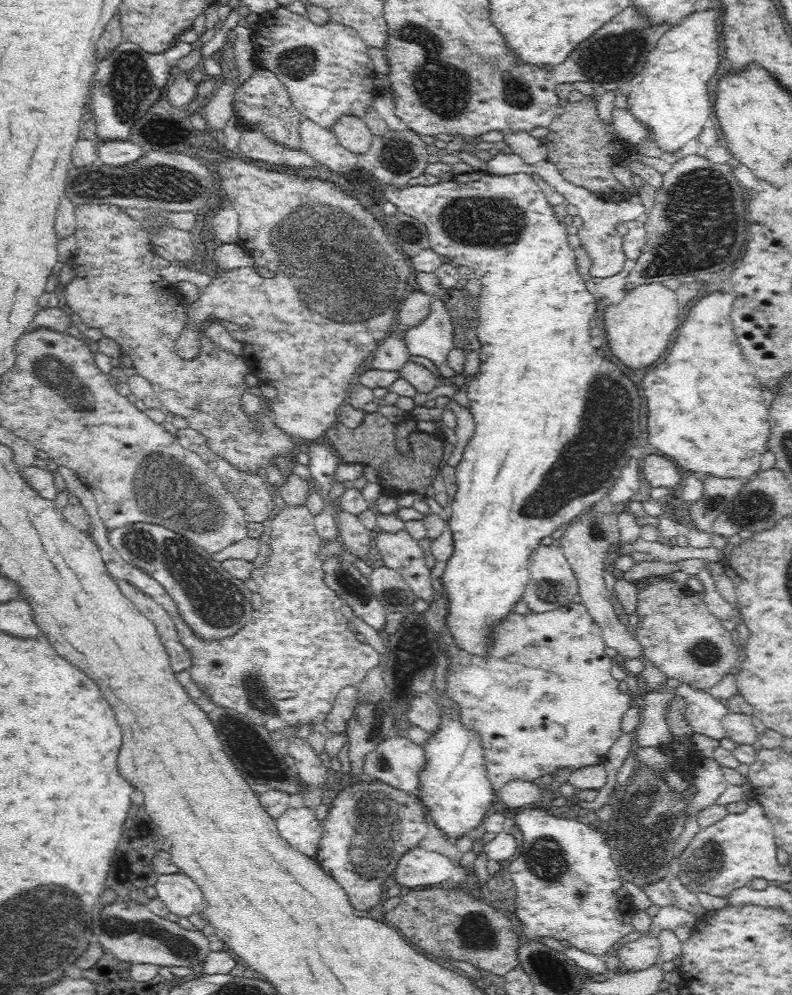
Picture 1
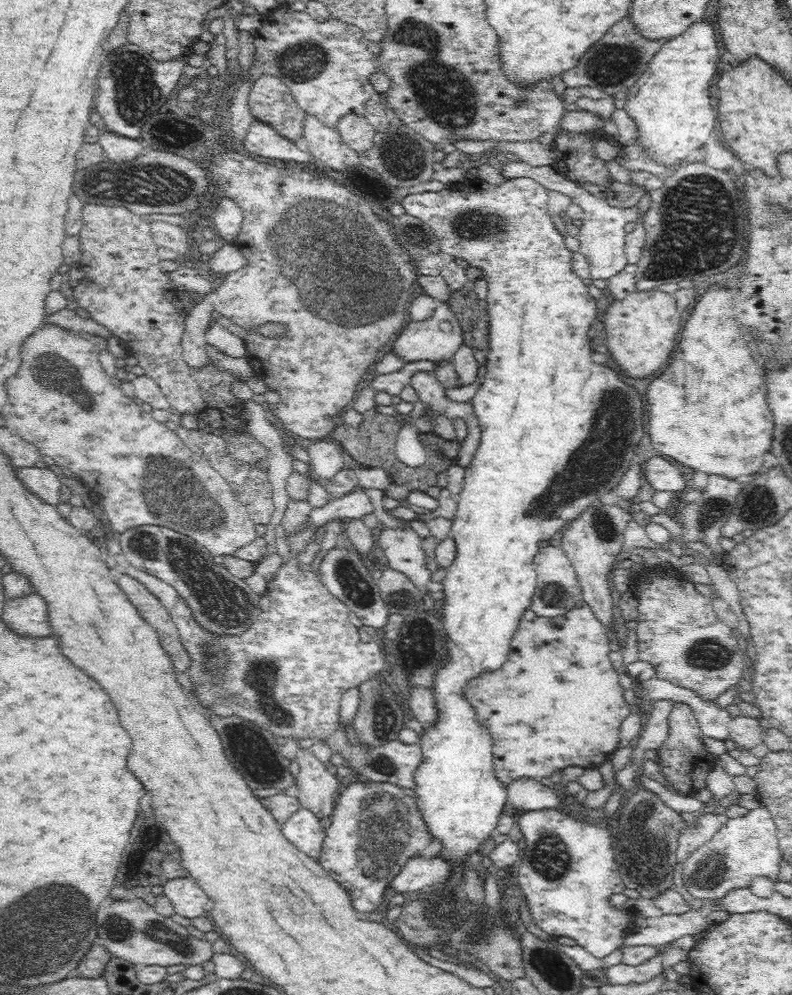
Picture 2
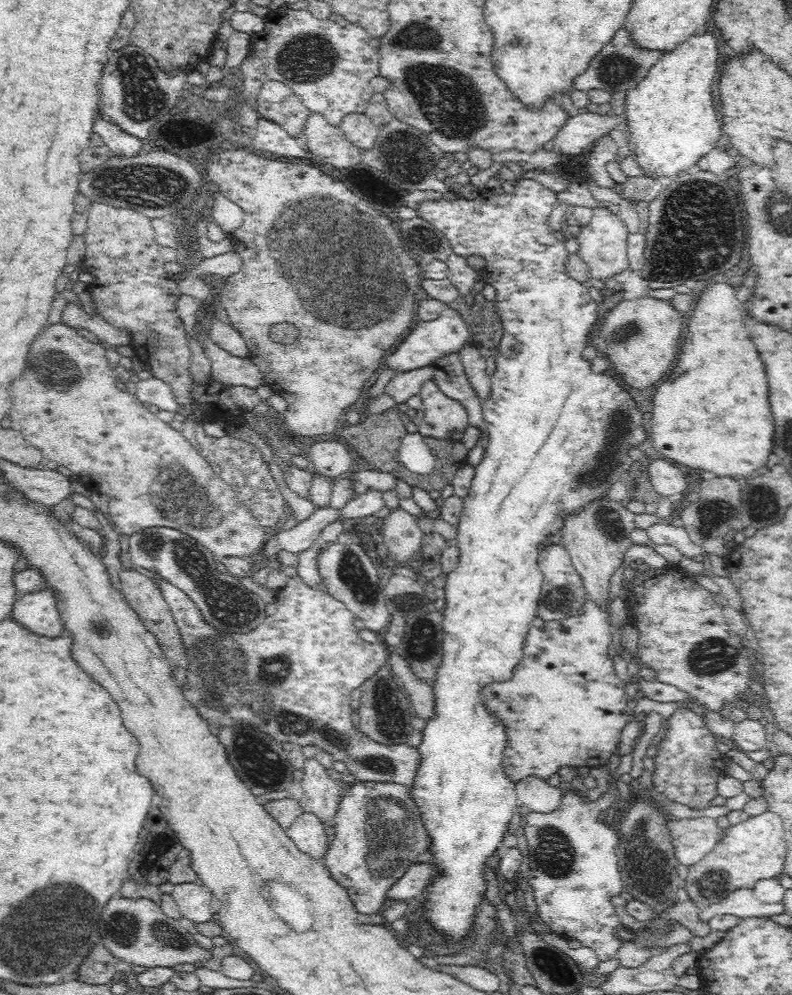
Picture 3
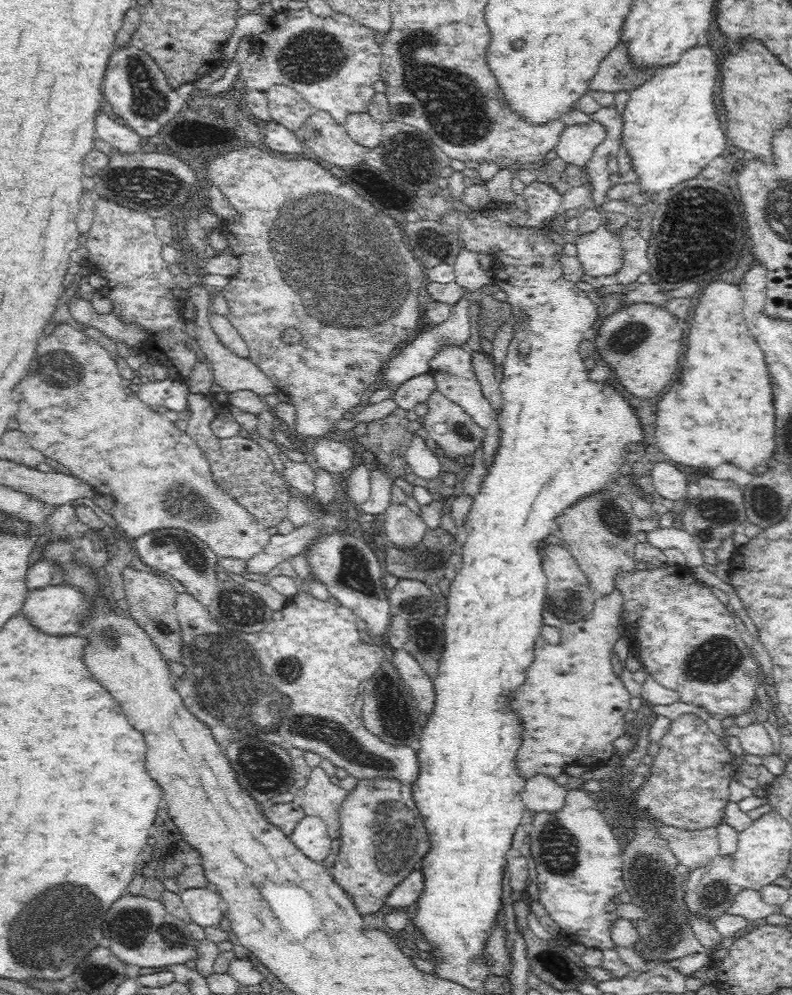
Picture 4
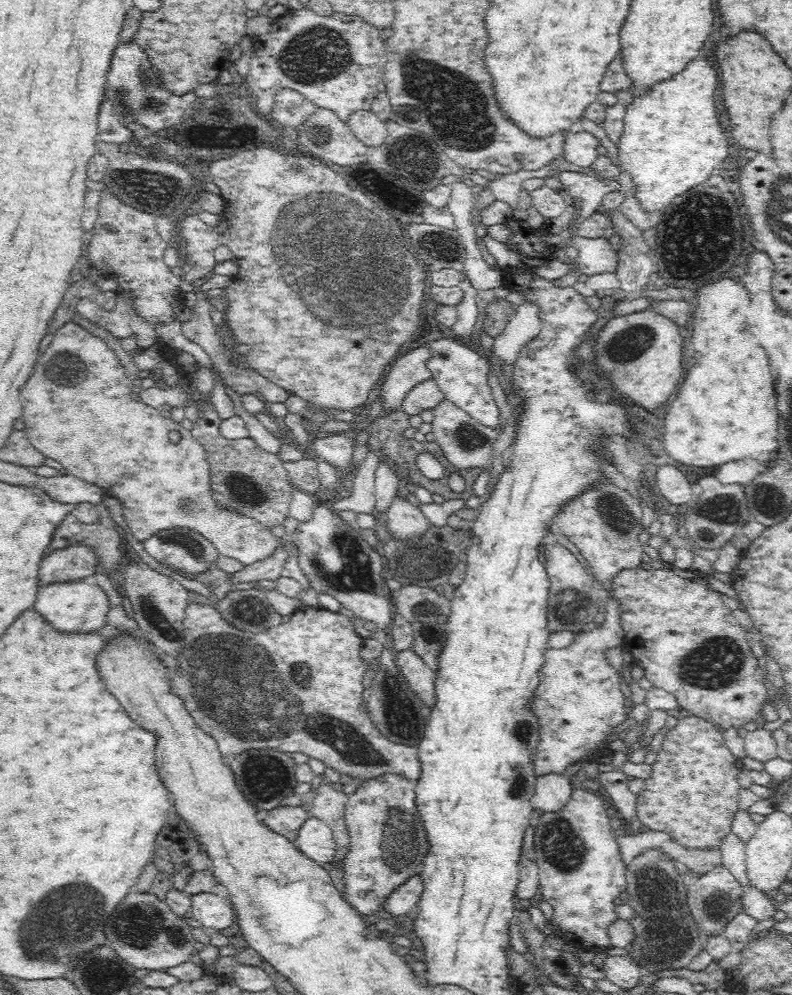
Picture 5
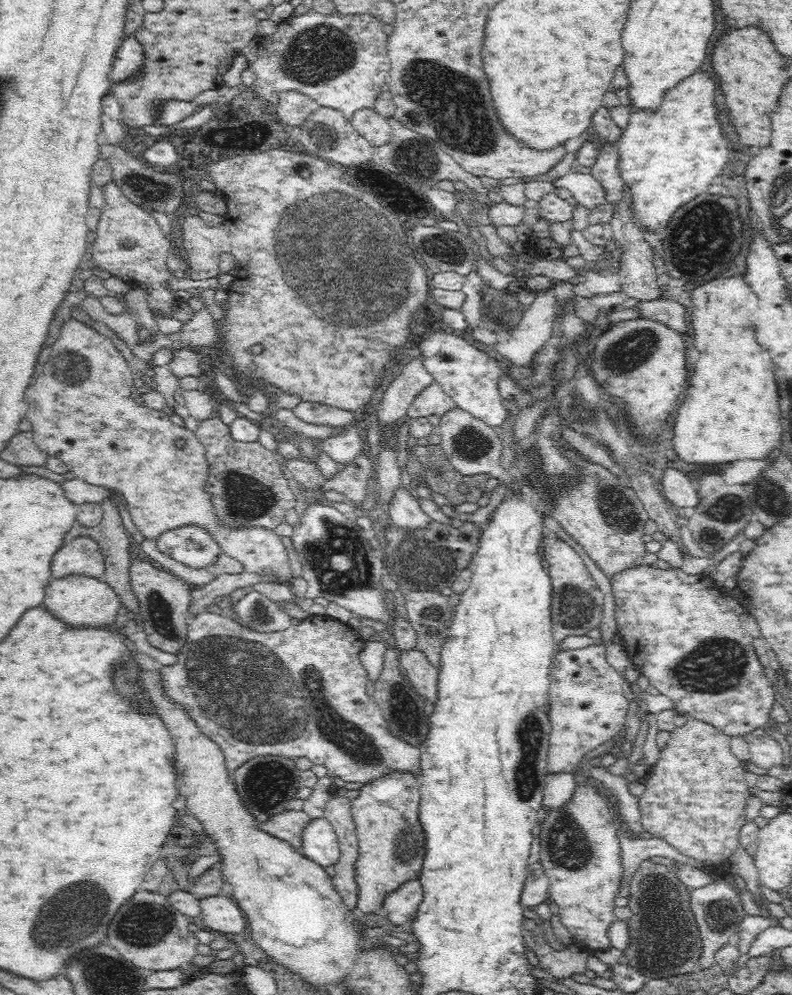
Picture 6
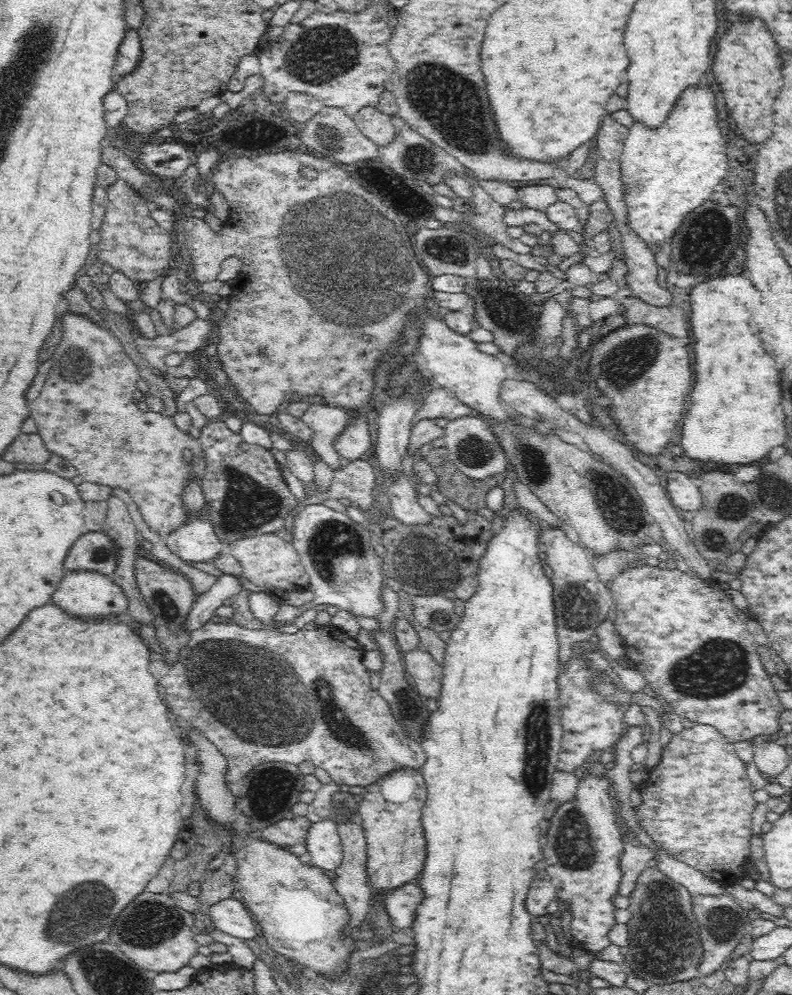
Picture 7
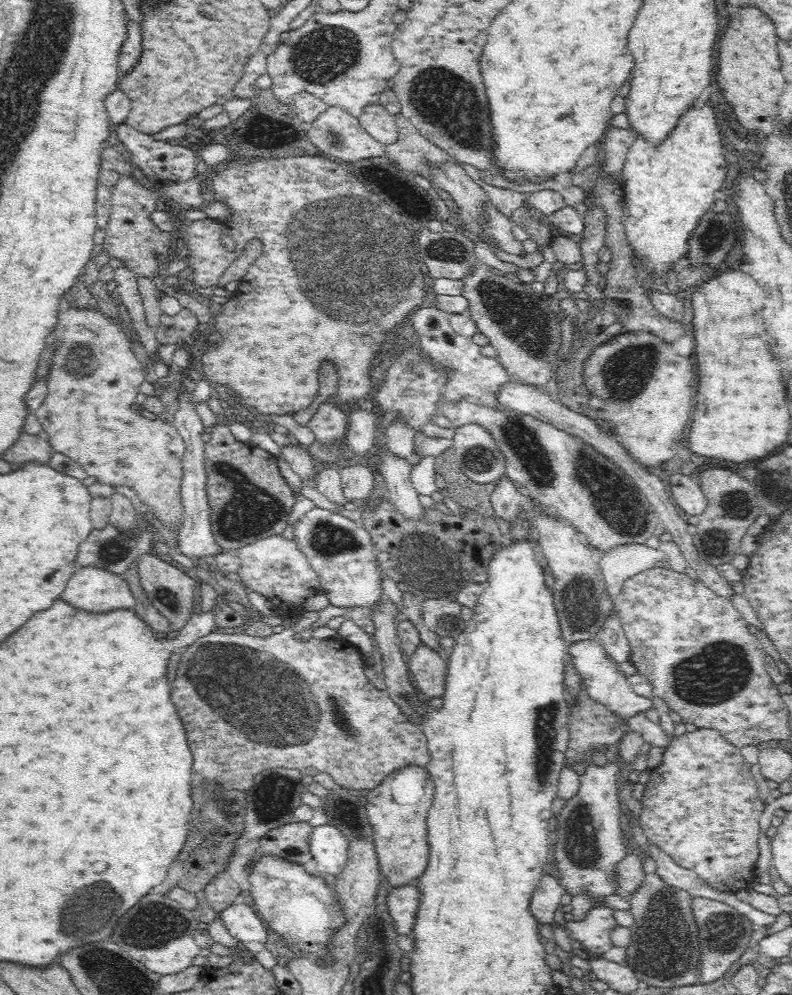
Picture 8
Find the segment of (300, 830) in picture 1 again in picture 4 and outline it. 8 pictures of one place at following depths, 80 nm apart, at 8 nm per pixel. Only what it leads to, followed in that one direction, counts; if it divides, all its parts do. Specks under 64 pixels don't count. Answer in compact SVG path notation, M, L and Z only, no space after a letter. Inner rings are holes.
M391 778L359 779L339 806L340 848L330 872L335 881L347 891L361 914L378 912L385 905L389 892L402 882L408 870L412 870L412 866L422 866L420 858L425 858L424 850L428 850L429 834L424 834L424 821L415 806L412 789L412 783L402 783ZM304 815L291 830L289 837L312 860L324 861L330 854L332 840L318 816Z

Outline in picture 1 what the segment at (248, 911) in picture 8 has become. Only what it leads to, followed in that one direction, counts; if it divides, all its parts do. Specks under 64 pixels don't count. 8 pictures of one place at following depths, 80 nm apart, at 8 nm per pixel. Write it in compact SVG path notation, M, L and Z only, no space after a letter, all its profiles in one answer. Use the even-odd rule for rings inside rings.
M184 873L158 874L154 890L168 912L176 916L188 917L201 911L203 898L200 887Z

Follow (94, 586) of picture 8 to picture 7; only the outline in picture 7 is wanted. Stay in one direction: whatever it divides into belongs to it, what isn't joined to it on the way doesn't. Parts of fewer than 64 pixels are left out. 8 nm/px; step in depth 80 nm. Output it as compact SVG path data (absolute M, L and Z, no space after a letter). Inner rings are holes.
M86 571L66 572L64 578L56 584L56 590L52 592L50 601L68 617L74 617L75 620L82 622L126 615L129 604L122 589L111 580L109 575L104 577L103 574Z

